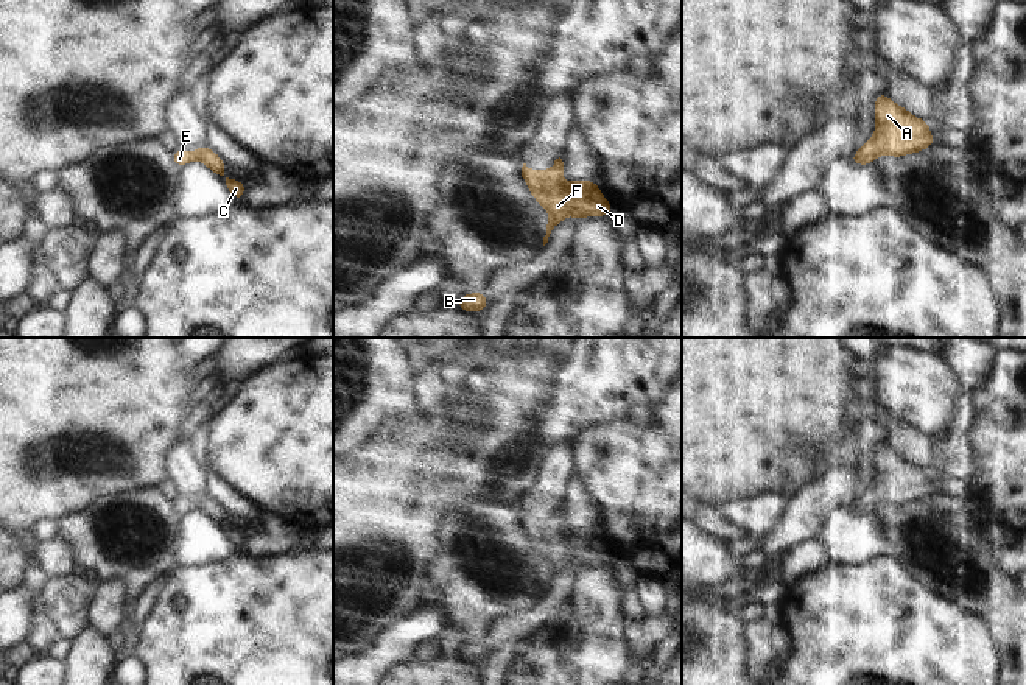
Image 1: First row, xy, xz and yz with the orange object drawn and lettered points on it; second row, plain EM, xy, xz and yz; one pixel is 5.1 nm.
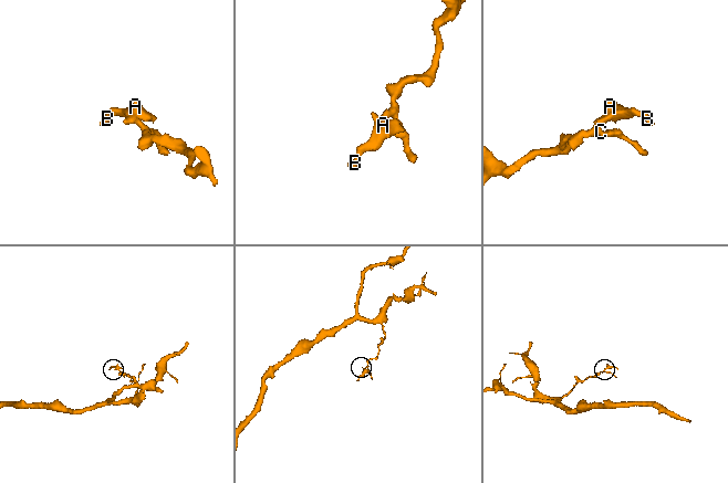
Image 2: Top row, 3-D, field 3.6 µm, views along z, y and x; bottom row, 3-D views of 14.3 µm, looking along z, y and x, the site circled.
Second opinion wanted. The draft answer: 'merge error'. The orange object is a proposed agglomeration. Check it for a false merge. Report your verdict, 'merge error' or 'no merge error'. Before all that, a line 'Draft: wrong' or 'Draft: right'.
Draft: wrong
no merge error

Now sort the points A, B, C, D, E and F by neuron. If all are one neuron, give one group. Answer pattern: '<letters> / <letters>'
A B C D E F

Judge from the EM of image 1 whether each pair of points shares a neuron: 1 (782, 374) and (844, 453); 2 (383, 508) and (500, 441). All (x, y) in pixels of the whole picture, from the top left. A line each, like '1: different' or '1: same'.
1: different
2: same

